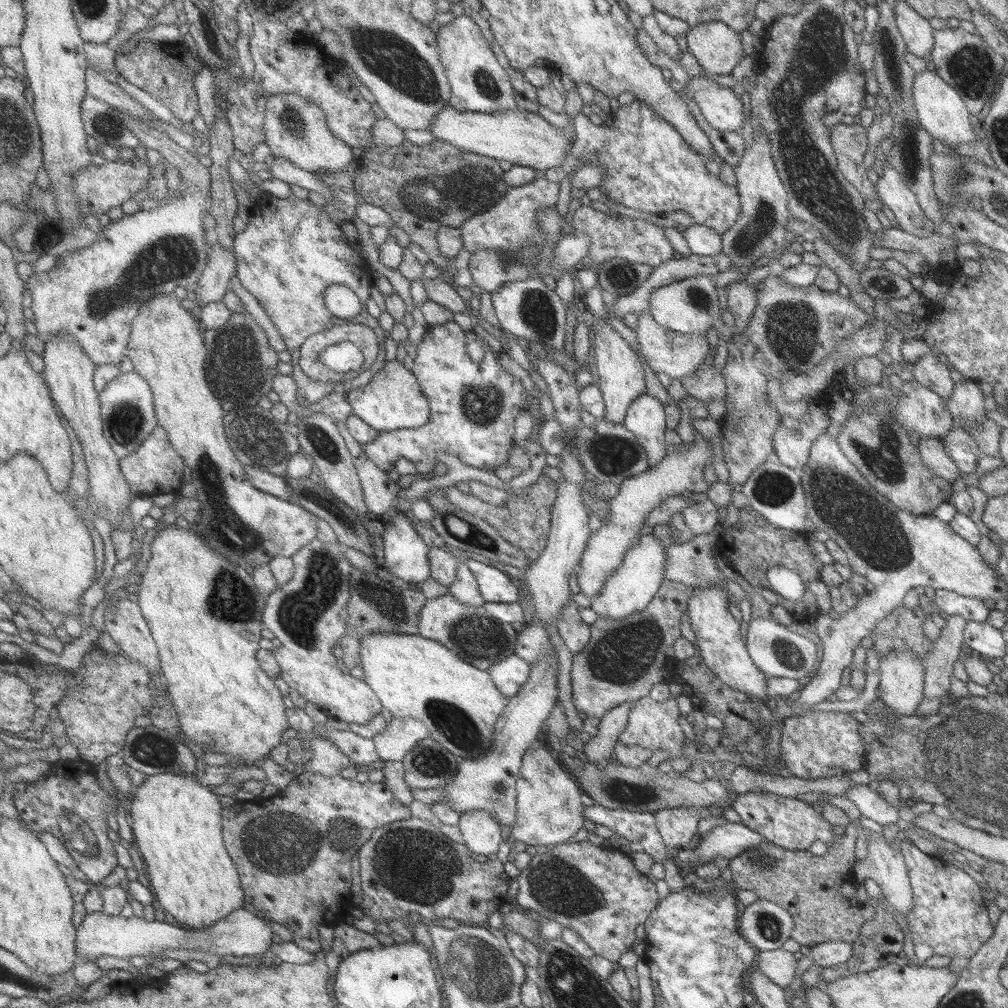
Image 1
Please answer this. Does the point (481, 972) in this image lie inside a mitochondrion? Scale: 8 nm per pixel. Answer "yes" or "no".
yes

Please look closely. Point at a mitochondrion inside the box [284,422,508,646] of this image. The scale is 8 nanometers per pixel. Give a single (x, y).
(390, 605)

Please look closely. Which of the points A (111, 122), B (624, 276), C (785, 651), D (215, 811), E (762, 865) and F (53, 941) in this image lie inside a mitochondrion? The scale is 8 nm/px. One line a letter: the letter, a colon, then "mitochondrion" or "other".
A: other
B: mitochondrion
C: mitochondrion
D: other
E: mitochondrion
F: other

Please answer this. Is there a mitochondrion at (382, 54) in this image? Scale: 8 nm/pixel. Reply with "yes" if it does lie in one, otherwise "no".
yes

